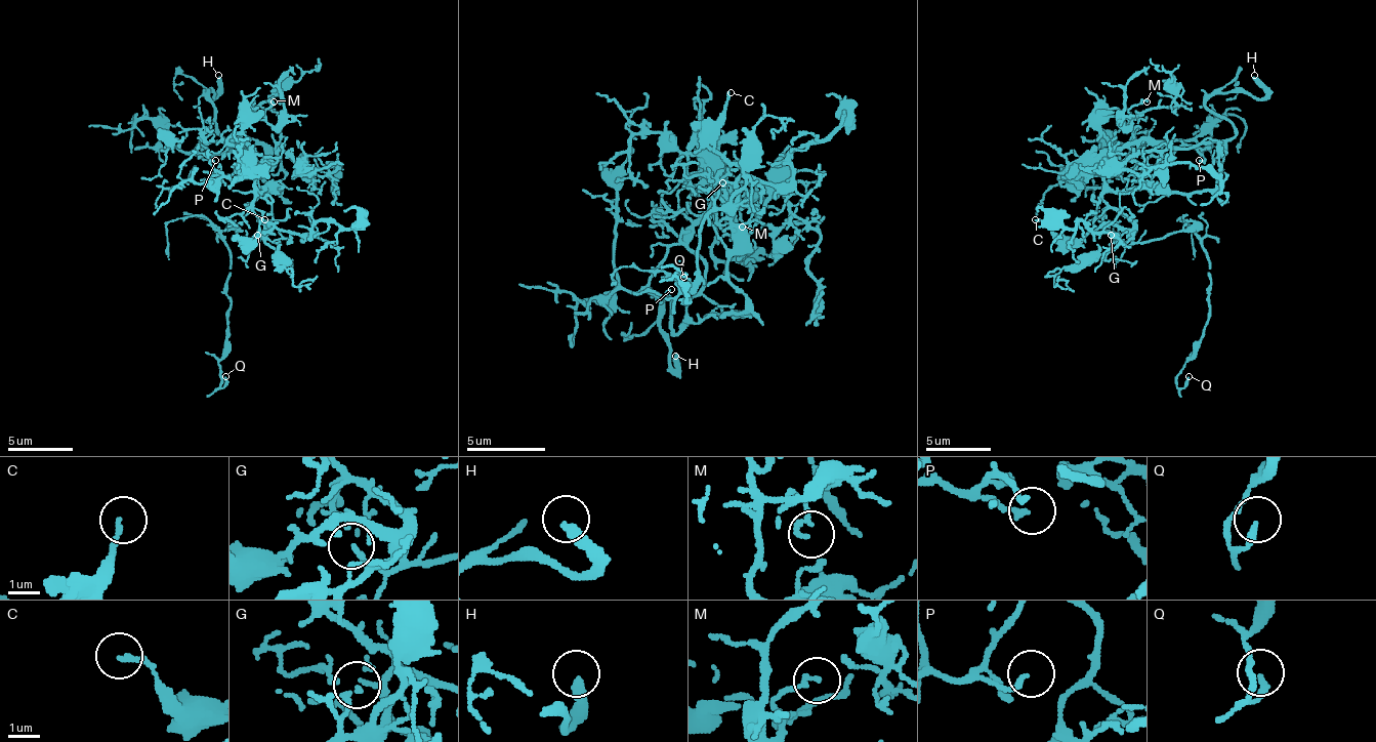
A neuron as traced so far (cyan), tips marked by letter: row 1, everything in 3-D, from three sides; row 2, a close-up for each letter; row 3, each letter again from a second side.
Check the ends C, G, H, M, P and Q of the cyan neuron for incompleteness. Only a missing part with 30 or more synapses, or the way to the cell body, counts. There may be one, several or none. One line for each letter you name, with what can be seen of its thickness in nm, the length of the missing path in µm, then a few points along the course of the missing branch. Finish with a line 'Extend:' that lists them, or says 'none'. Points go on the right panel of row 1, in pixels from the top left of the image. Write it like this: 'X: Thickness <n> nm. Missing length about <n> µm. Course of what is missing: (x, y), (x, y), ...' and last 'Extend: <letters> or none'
H: Thickness 340 nm. Missing length about 130 µm
Extend: H

